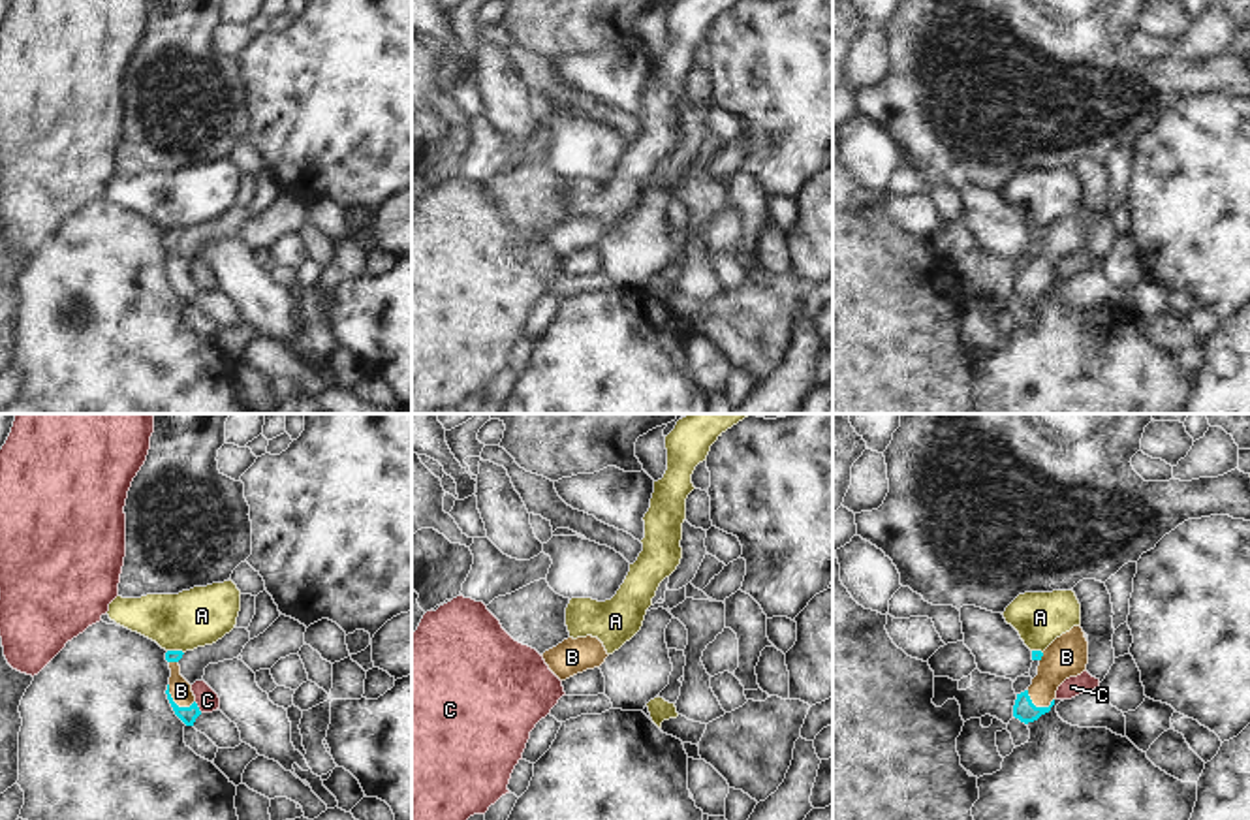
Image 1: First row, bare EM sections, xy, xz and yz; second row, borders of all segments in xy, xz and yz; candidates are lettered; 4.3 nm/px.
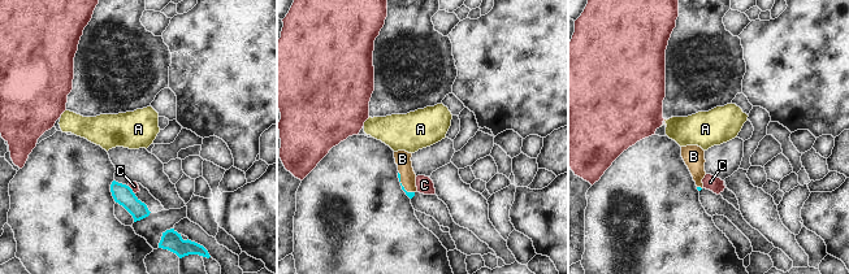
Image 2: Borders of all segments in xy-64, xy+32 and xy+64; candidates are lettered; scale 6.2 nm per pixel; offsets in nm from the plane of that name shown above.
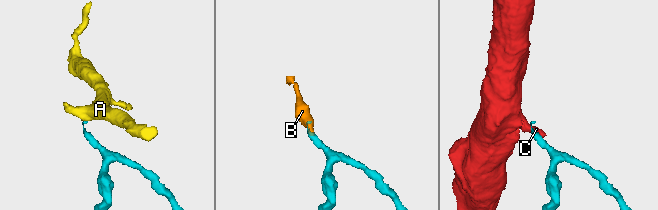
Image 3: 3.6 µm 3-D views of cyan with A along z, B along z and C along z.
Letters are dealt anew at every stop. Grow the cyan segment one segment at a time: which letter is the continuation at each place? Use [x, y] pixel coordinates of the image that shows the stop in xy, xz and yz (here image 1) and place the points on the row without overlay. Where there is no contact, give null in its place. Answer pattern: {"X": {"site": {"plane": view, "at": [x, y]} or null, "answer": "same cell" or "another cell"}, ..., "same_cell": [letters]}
{"A": {"site": {"plane": "xy", "at": [175, 230]}, "answer": "another cell"}, "B": {"site": {"plane": "xy", "at": [175, 283]}, "answer": "same cell"}, "C": {"site": {"plane": "xy", "at": [198, 286]}, "answer": "another cell"}, "same_cell": ["B"]}

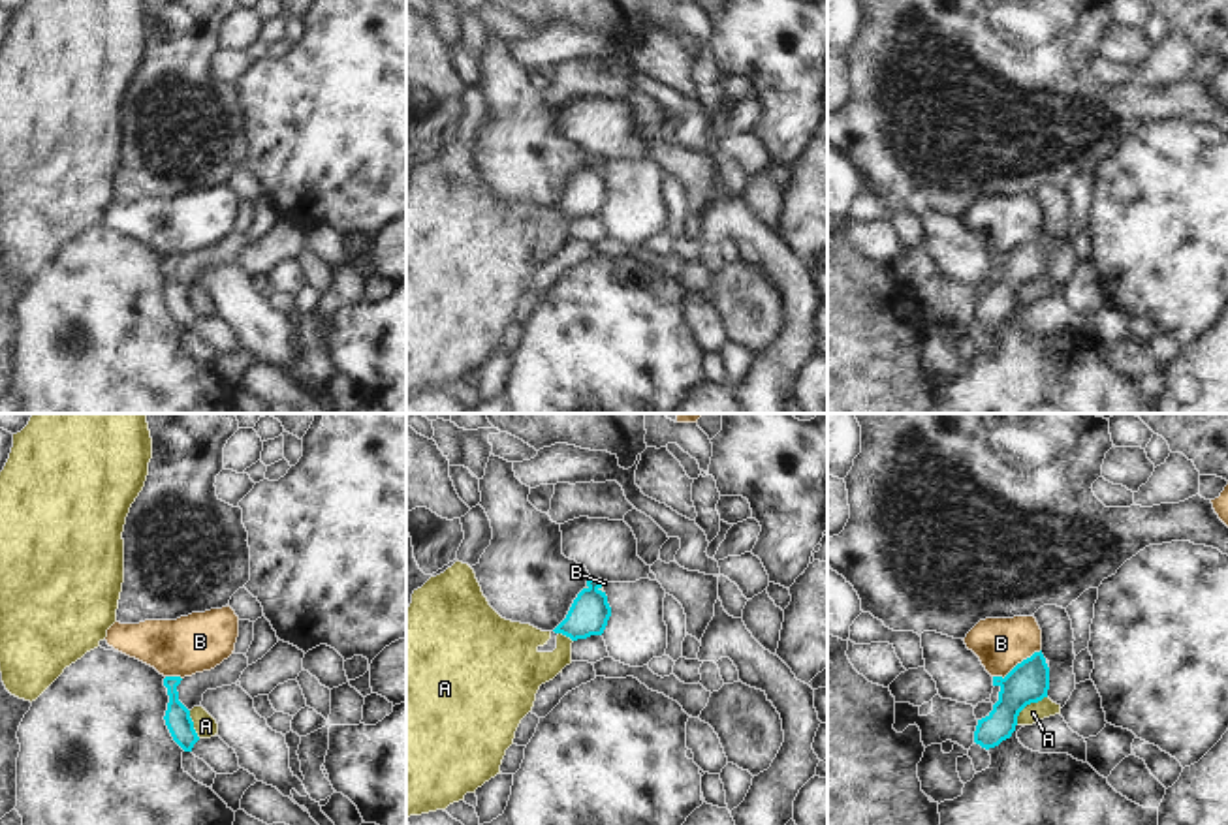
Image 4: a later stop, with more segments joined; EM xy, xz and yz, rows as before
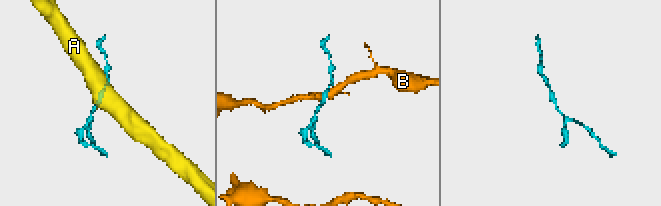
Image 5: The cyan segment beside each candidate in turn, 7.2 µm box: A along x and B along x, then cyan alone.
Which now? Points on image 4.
{"A": {"site": {"plane": "yz", "at": [1027, 282]}, "answer": "another cell"}, "B": {"site": {"plane": "yz", "at": [1018, 243]}, "answer": "another cell"}, "same_cell": []}

